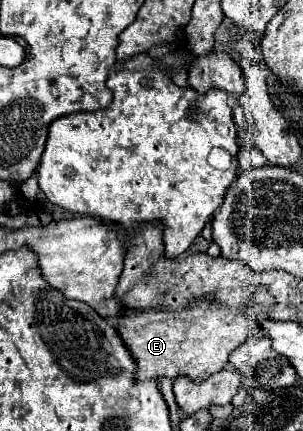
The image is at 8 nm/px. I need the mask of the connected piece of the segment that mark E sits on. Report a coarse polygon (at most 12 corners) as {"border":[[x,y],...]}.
{"border":[[273,305],[125,313],[135,379],[203,383]]}

